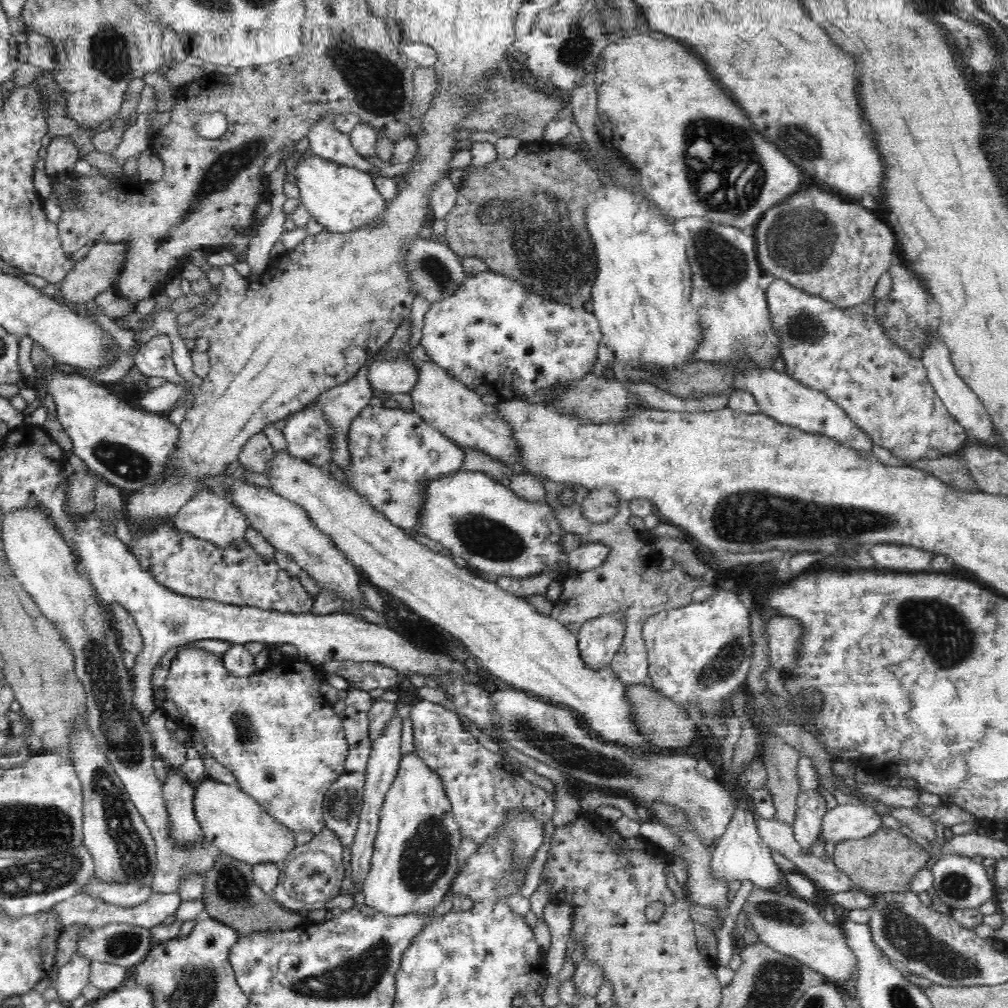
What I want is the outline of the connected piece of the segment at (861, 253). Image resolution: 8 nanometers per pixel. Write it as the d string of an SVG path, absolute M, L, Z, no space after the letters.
M810 186L810 188L806 188L806 190L798 189L783 203L774 206L774 208L770 208L762 217L760 224L757 224L758 230L755 231L754 235L757 242L757 257L760 268L762 269L762 274L770 274L770 276L774 276L776 279L782 279L788 282L794 289L800 289L808 294L823 298L844 310L871 301L876 284L878 284L884 272L891 268L890 259L892 258L894 243L898 239L898 230L896 226L888 225L888 223L878 220L878 214L868 212L868 210L874 210L874 208L866 208L866 206L862 206L860 202L856 202L856 204L846 204L838 194L824 192L824 190L816 188L816 186Z

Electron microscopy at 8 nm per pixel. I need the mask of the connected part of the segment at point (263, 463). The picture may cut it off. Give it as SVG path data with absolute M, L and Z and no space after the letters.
M264 431L251 436L239 452L239 462L244 469L268 476L268 462L272 460L274 447Z

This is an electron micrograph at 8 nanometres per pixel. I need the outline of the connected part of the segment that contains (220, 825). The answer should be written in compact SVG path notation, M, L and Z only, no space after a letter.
M206 779L194 786L194 810L204 829L207 843L216 845L222 853L251 865L271 862L283 870L296 848L298 832L276 821L276 819L258 804L258 801L246 794L239 785L227 785L214 779Z

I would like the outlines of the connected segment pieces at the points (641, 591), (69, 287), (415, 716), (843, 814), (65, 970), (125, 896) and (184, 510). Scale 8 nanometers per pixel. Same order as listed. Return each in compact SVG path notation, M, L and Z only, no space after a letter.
M541 479L541 482L546 491L546 502L554 508L566 533L580 536L583 539L582 543L602 541L610 546L610 554L602 566L580 573L576 581L562 583L561 596L555 603L550 617L576 633L580 625L591 618L616 612L616 610L626 612L626 616L624 616L626 619L625 638L609 666L627 685L652 687L652 677L648 672L650 666L648 651L642 636L643 622L646 622L650 615L662 612L662 610L670 610L692 603L691 592L697 586L706 584L706 581L701 582L701 579L691 578L678 563L675 563L670 570L662 571L660 568L661 559L657 557L657 552L650 548L649 543L642 543L638 536L639 532L630 527L631 514L628 503L623 502L620 505L620 510L609 522L594 525L585 520L581 513L582 503L590 494L588 488L572 486L577 493L576 501L570 506L562 506L556 502L556 498L568 486L548 479Z
M98 243L85 254L85 257L74 268L68 272L61 282L61 300L66 304L84 304L91 299L98 297L98 294L108 289L114 289L120 272L125 270L128 258L128 245L126 243Z
M422 699L412 705L409 716L414 732L413 753L437 774L464 838L473 840L479 847L486 844L492 836L496 838L496 834L500 834L500 828L512 812L527 812L540 829L552 820L554 803L545 789L526 779L520 770L508 767L502 755L486 750L470 731L464 729L454 710Z
M839 804L827 810L819 838L836 844L842 839L859 839L882 828L882 818L869 804Z
M76 951L72 960L59 968L58 980L55 982L58 999L65 1004L74 1001L90 983L89 977L93 964L92 958Z
M92 876L92 882L82 890L104 899L106 902L123 907L133 907L146 902L153 893L151 886L138 884L101 884Z
M208 491L196 492L188 503L178 509L172 520L178 532L189 532L197 538L222 546L246 538L244 534L250 528L250 523L246 521L245 516L224 495L216 495Z

